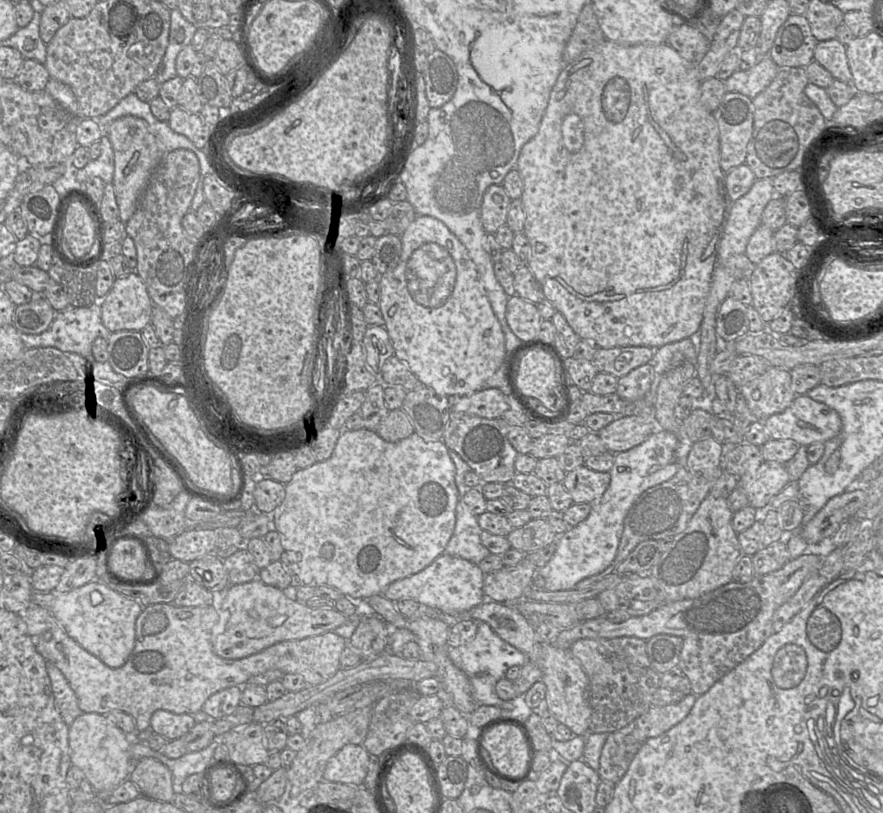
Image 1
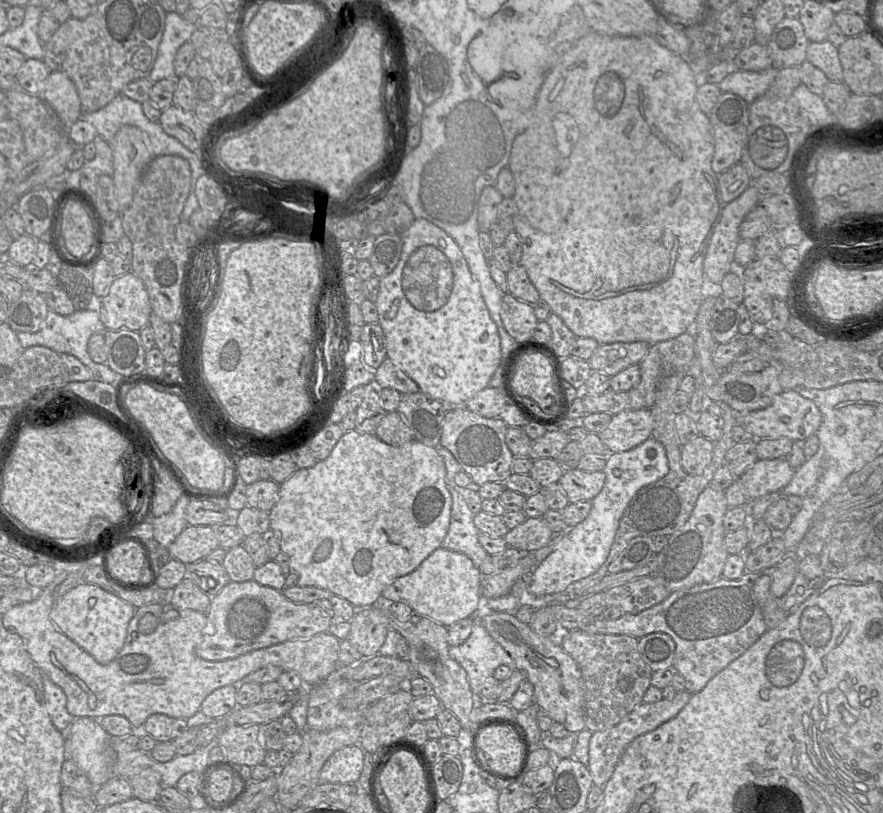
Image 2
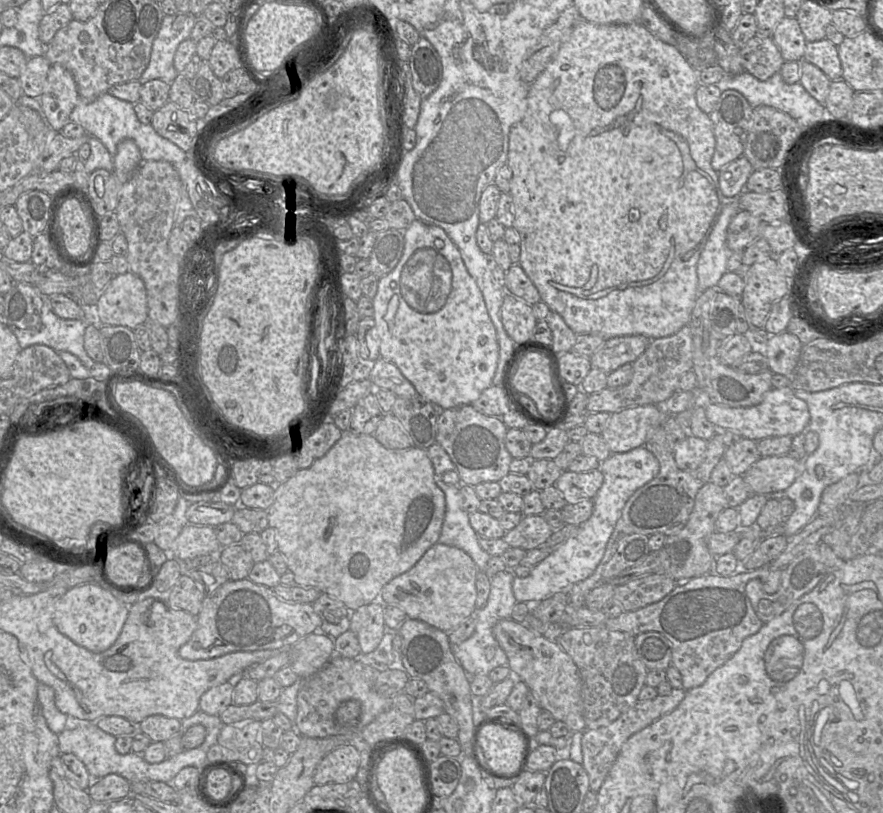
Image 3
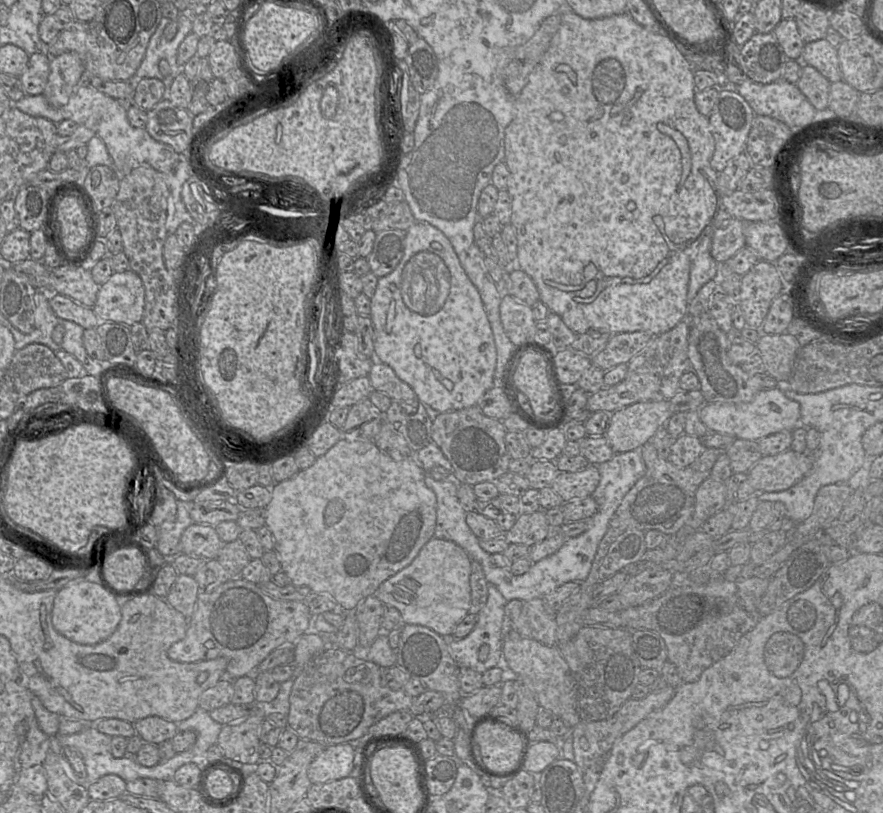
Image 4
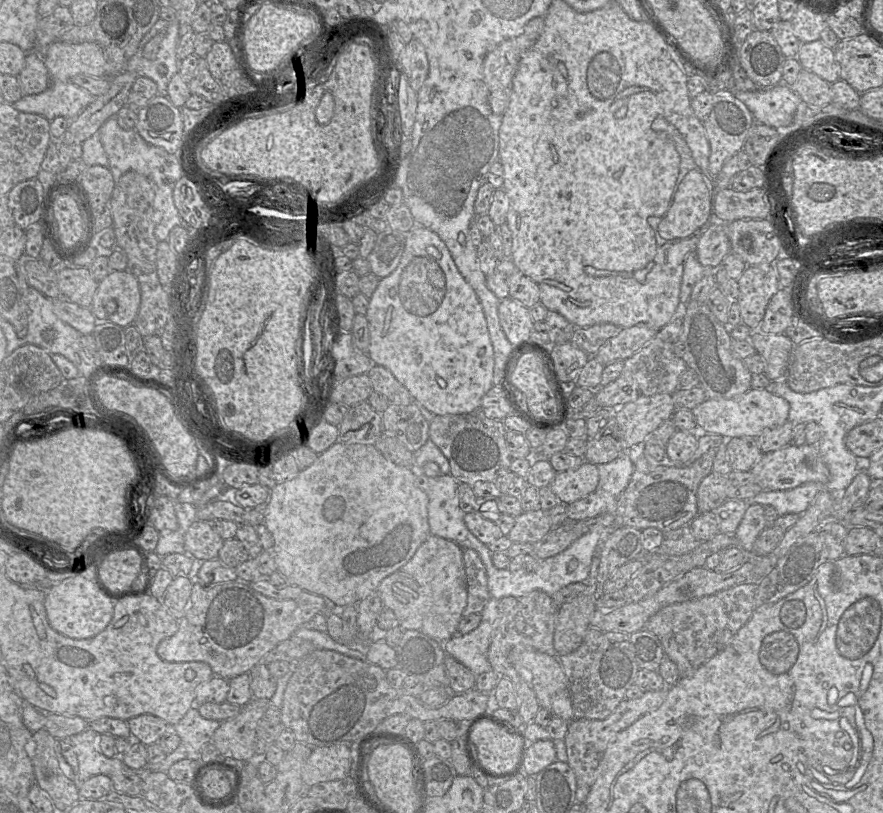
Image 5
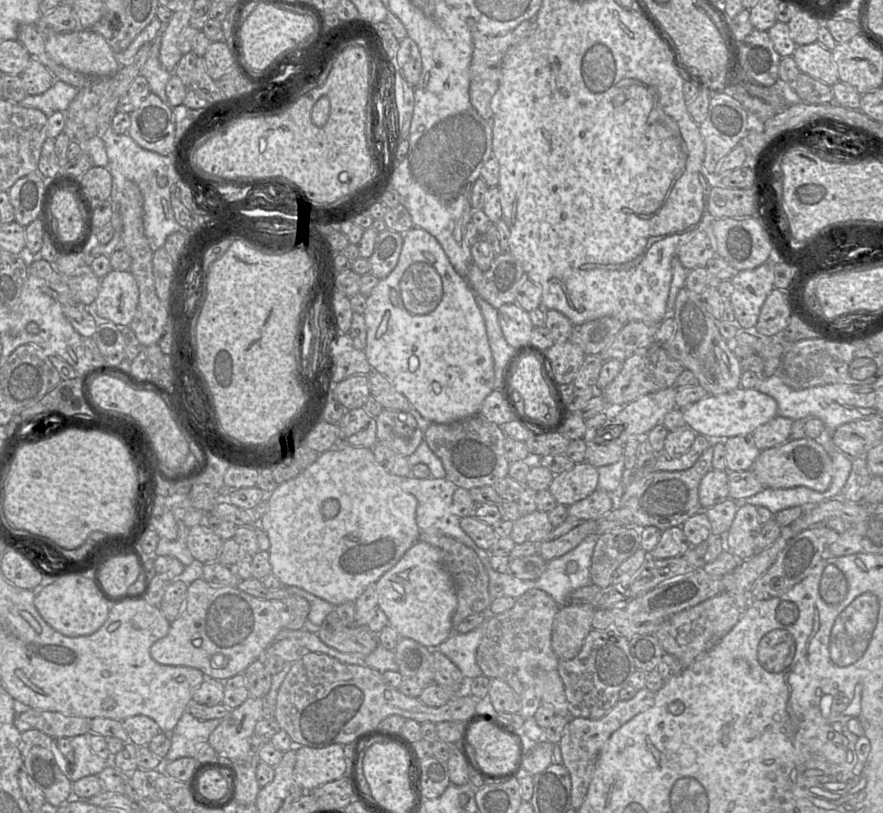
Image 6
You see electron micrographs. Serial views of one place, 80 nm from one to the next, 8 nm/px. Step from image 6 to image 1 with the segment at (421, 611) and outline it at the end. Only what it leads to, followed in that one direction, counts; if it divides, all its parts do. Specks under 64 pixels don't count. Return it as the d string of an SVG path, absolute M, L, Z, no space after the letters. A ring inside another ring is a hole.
M443 553L421 571L389 584L383 595L393 602L411 598L422 605L437 608L447 615L460 615L484 601L482 591L484 575L478 565Z

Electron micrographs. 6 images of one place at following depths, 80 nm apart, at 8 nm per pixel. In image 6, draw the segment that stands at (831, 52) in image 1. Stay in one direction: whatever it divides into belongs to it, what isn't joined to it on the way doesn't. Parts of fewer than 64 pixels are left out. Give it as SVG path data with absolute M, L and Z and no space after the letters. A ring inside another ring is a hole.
M820 43L797 46L792 57L800 73L831 87L839 81L832 53Z

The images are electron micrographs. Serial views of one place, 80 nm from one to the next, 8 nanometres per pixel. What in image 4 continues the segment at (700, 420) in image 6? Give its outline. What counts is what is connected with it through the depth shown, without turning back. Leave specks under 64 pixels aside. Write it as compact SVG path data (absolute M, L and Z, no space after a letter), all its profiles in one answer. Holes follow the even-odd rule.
M783 385L761 390L751 401L743 403L705 403L699 409L700 418L710 432L731 435L735 438L759 441L782 431L793 431L799 424L801 409L799 402L790 399L783 391Z

